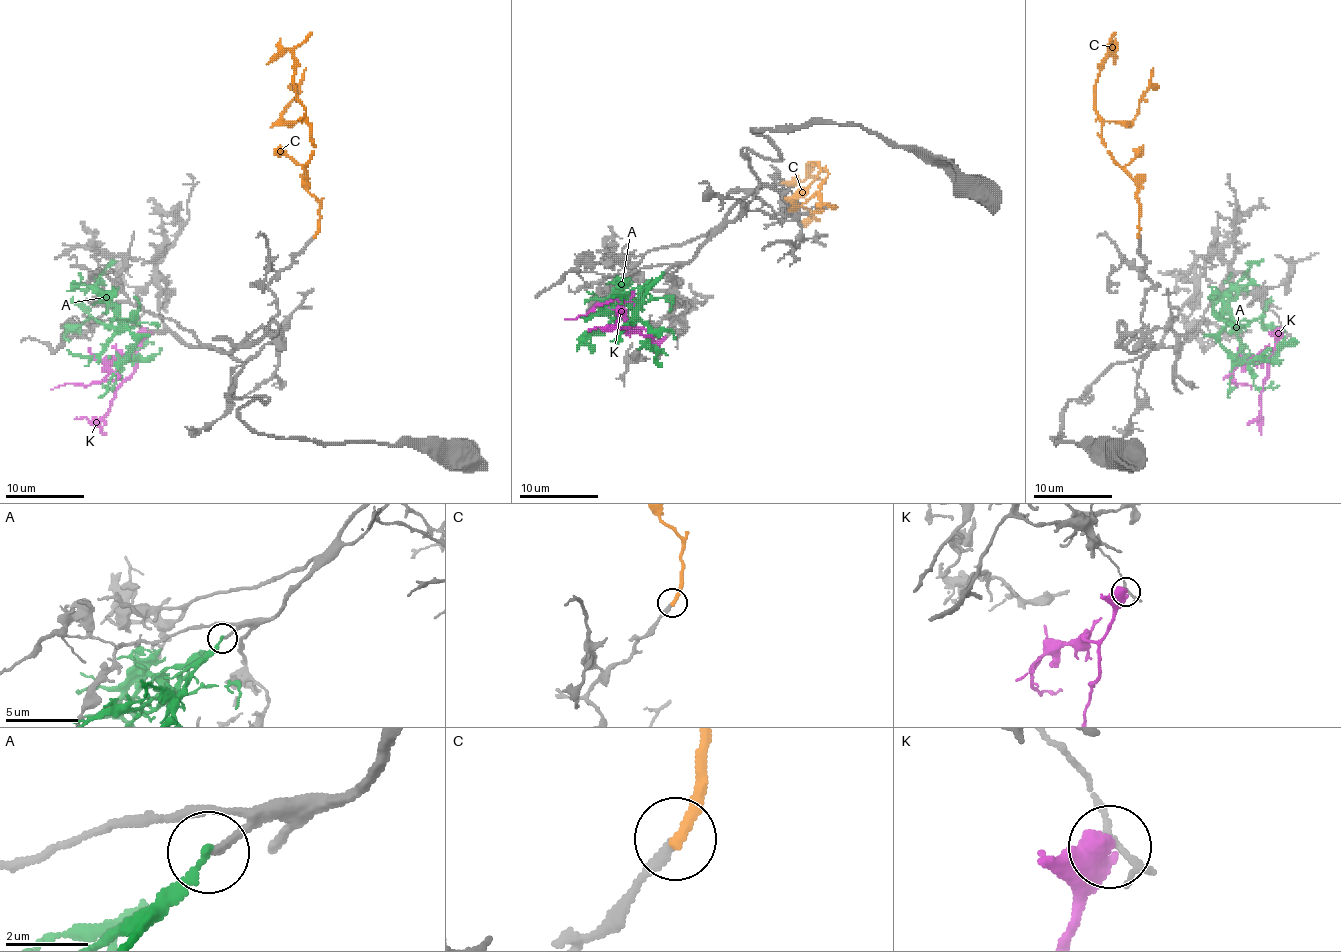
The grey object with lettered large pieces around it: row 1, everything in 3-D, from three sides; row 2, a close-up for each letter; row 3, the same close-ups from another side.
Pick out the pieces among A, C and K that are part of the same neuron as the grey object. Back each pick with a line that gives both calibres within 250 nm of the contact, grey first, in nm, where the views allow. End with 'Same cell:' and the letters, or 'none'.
A: calibres 190 and 190 nm
Same cell: A

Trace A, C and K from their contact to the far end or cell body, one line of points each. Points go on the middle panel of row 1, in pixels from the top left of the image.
A: (663, 272), (636, 299), (624, 293), (612, 299), (614, 311), (624, 321), (626, 331)
C: (827, 207), (833, 207), (821, 205), (819, 185), (827, 173), (817, 163), (807, 163), (802, 181), (780, 183)
K: (656, 351), (652, 337), (630, 321), (618, 299), (598, 303), (584, 315), (565, 319)

